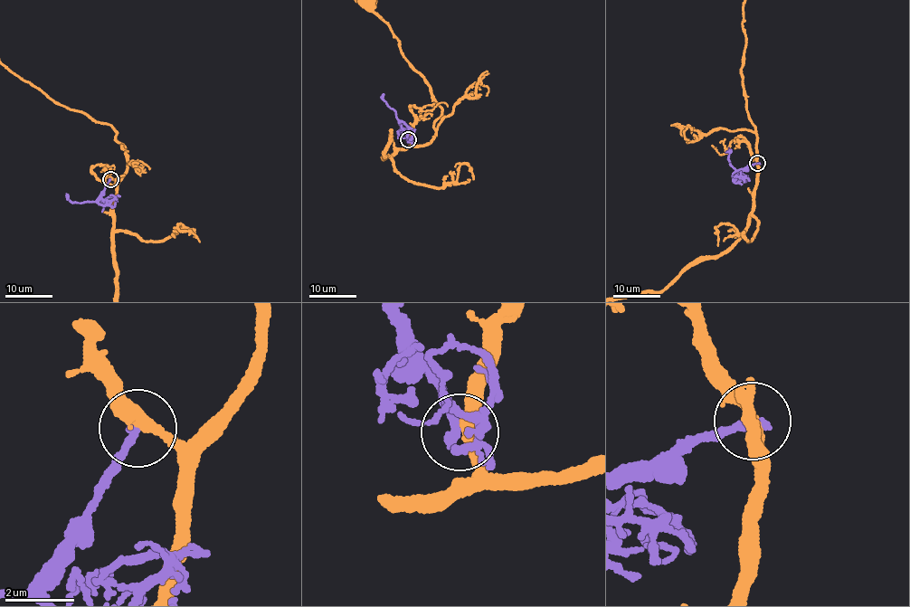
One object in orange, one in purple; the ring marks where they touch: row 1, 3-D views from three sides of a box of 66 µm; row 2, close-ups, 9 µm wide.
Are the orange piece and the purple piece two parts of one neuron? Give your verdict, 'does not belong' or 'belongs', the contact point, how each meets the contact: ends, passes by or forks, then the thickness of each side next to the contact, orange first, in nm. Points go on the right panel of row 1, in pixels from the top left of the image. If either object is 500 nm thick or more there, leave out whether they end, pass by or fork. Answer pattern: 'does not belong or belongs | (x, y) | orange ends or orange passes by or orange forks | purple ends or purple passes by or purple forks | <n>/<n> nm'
does not belong | (757, 163) | orange passes by | purple ends | 320/280 nm

